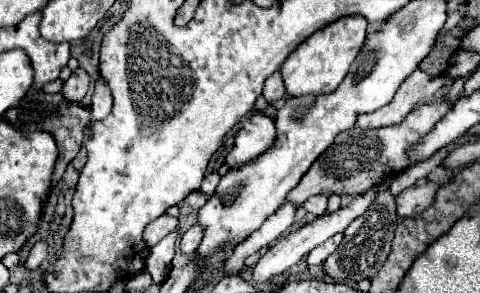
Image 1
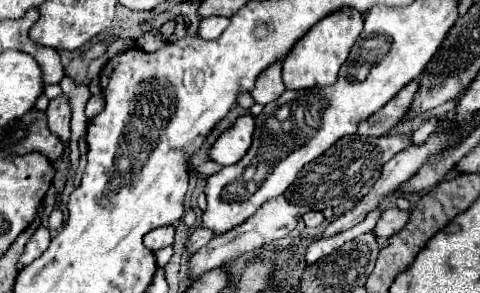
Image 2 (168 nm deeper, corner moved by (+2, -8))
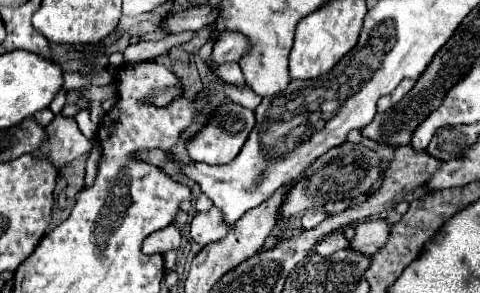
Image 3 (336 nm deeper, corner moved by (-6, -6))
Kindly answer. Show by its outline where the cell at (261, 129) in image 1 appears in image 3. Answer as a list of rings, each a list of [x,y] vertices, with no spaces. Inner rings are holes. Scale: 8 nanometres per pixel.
[[[224,104],[212,114],[208,126],[192,142],[188,142],[188,154],[194,162],[228,164],[238,156],[238,152],[242,150],[244,142],[248,140],[248,134],[252,128],[254,128],[254,112],[252,110],[248,110],[240,104]]]

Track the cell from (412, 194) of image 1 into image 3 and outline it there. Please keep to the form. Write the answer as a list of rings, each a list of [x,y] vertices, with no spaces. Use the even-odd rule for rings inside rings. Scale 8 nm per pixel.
[[[386,218],[364,220],[356,224],[356,236],[352,238],[352,248],[364,254],[378,252],[390,238],[390,224]]]

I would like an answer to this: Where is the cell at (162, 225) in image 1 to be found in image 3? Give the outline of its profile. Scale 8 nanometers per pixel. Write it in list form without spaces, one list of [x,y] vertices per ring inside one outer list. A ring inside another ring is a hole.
[[[168,226],[168,228],[162,228],[154,234],[150,234],[146,240],[144,240],[144,246],[142,250],[146,254],[164,254],[168,250],[176,250],[180,246],[180,230],[176,226]]]

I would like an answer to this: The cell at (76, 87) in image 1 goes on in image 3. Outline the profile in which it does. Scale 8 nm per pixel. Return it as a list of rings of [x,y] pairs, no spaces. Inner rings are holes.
[[[56,114],[54,120],[46,126],[48,130],[48,142],[40,146],[40,150],[34,152],[34,156],[50,156],[54,166],[68,164],[70,160],[78,156],[88,156],[94,150],[94,140],[86,138],[76,120],[70,116]]]

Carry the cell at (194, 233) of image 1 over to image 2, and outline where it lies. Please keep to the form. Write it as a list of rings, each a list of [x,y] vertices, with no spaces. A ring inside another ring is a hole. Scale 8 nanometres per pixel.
[[[198,226],[198,228],[190,234],[190,240],[188,240],[188,252],[192,252],[192,254],[198,252],[202,246],[206,246],[206,244],[212,240],[212,236],[214,236],[212,230]]]

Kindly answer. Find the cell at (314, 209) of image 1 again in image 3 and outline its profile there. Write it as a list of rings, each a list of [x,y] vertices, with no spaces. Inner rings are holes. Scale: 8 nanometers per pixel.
[[[308,210],[308,212],[302,216],[302,226],[304,226],[304,230],[316,228],[324,218],[326,218],[326,214],[324,214],[324,212],[314,212],[314,210],[310,212],[310,210]]]

